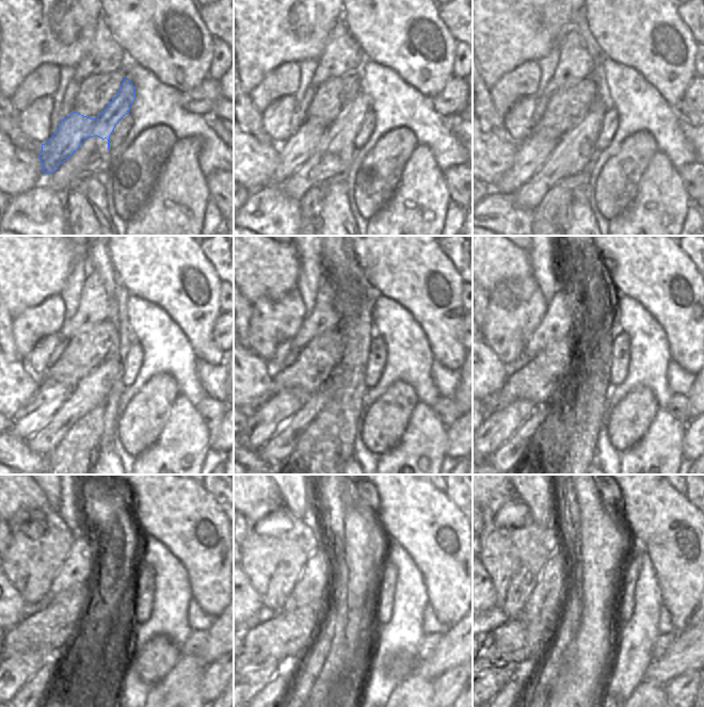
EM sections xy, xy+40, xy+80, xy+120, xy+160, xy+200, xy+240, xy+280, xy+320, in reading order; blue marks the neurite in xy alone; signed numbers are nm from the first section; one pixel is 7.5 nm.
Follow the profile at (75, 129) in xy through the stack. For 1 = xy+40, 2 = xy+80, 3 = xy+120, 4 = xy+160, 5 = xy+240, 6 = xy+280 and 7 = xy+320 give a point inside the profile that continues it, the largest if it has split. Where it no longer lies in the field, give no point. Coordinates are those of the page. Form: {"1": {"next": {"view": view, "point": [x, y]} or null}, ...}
{"1": {"next": {"view": "xy+40", "point": [292, 154]}}, "2": {"next": {"view": "xy+80", "point": [532, 154]}}, "3": {"next": {"view": "xy+120", "point": [50, 396]}}, "4": {"next": {"view": "xy+160", "point": [266, 421]}}, "5": {"next": {"view": "xy+240", "point": [16, 671]}}, "6": {"next": {"view": "xy+280", "point": [255, 677]}}, "7": {"next": {"view": "xy+320", "point": [494, 680]}}}

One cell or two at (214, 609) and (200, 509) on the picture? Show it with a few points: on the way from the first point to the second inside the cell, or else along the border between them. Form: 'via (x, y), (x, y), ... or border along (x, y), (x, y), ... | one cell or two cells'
via (211, 584), (206, 552), (193, 533) | one cell

